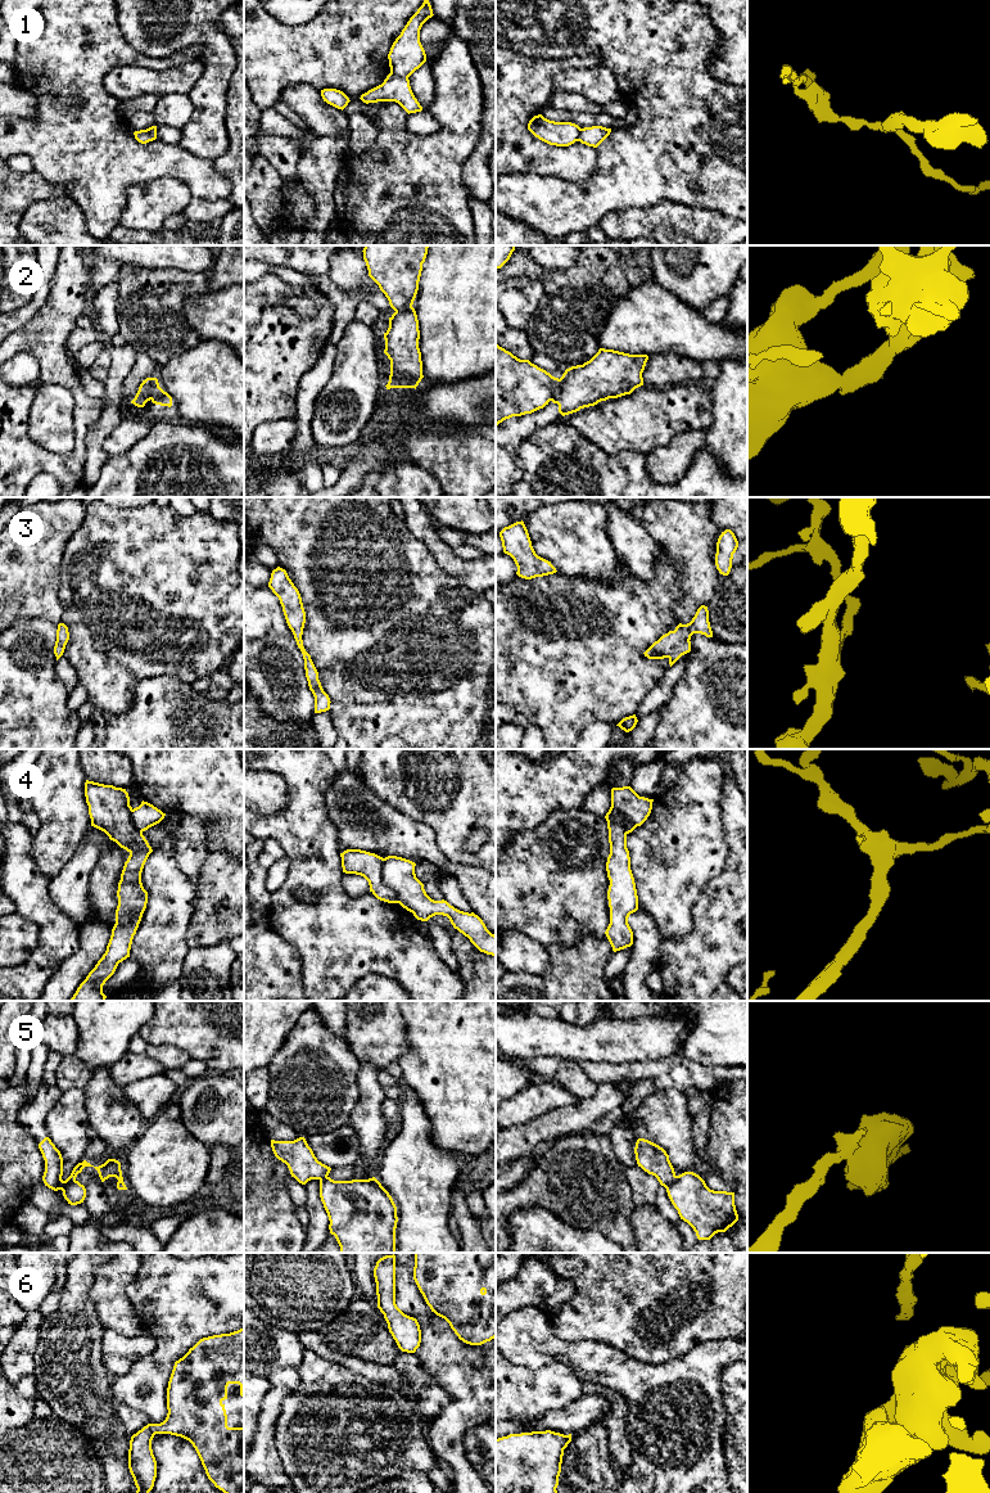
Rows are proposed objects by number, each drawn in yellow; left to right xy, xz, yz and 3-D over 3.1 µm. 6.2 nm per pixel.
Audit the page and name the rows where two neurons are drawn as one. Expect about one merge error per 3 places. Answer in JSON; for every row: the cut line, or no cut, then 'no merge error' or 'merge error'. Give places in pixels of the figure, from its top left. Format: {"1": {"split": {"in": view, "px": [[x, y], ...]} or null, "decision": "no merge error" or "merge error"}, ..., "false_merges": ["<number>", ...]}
{"1": {"split": {"in": "xz", "px": [[390, 71], [407, 79]]}, "decision": "merge error"}, "2": {"split": null, "decision": "no merge error"}, "3": {"split": null, "decision": "no merge error"}, "4": {"split": {"in": "xz", "px": [[383, 858], [382, 879], [396, 891], [398, 902]]}, "decision": "merge error"}, "5": {"split": {"in": "xy", "px": [[75, 1180], [63, 1191]]}, "decision": "merge error"}, "6": {"split": null, "decision": "no merge error"}, "false_merges": ["1", "4", "5"]}

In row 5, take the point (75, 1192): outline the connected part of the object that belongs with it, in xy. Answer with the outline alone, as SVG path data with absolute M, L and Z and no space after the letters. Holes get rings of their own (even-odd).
M73 1181L67 1185L65 1190L63 1191L64 1199L71 1205L77 1205L83 1203L86 1197L86 1188L78 1181Z

